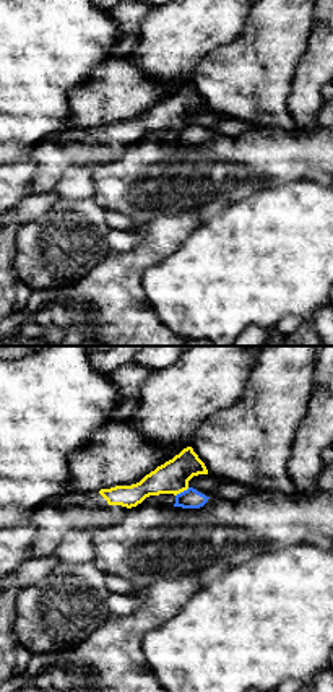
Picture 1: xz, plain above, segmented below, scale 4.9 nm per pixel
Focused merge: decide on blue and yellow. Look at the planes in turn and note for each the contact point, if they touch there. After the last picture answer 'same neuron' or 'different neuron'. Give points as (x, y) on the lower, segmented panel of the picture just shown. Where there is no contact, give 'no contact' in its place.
contact (184, 491)

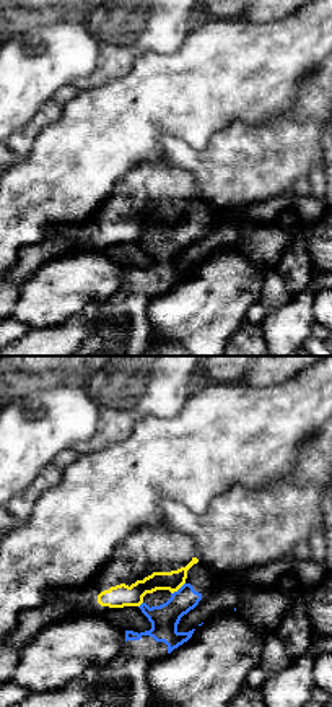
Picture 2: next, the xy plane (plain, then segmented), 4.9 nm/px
contact (179, 589)

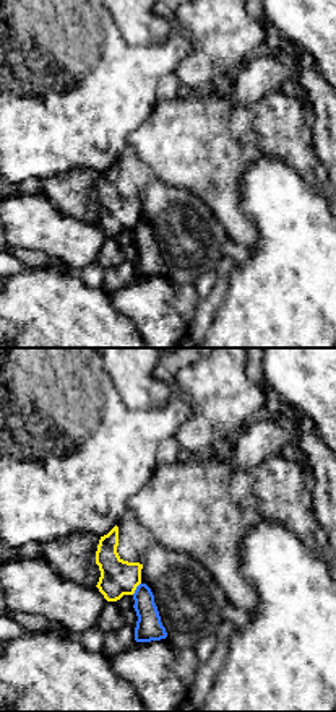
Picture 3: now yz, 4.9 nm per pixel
contact (137, 589)

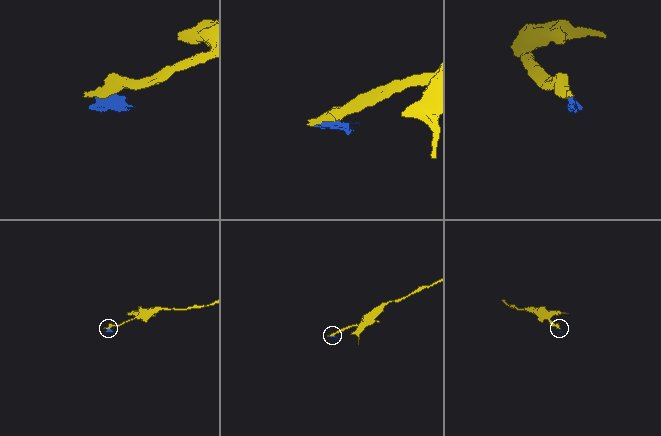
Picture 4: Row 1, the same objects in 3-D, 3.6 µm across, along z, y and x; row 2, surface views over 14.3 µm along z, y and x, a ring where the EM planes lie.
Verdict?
different neuron

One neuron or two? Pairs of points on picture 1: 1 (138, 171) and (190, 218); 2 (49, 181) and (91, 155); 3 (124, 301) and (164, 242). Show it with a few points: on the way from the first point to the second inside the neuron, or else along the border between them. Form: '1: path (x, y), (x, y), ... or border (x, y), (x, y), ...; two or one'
1: border (198, 207), (174, 213), (156, 213), (145, 221); two
2: path (56, 169), (70, 155), (80, 155); one
3: path (124, 285), (124, 278), (148, 254); one

